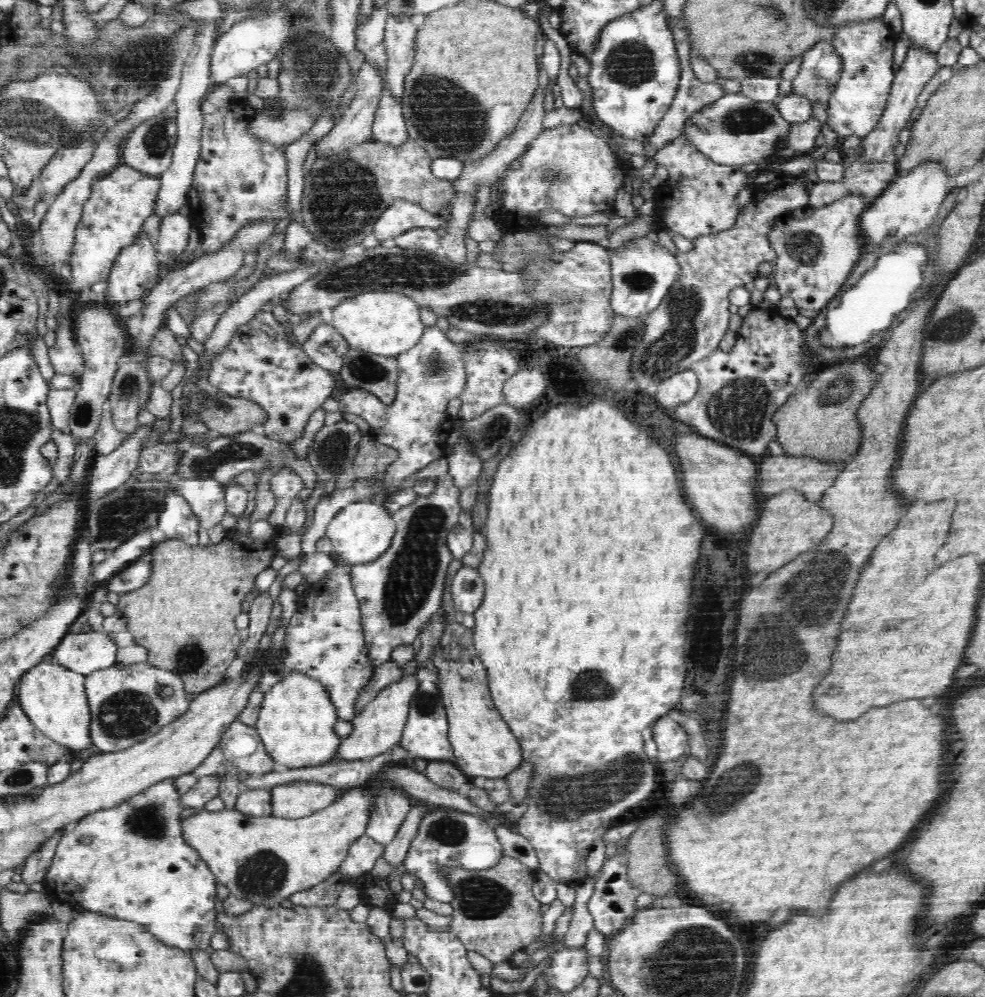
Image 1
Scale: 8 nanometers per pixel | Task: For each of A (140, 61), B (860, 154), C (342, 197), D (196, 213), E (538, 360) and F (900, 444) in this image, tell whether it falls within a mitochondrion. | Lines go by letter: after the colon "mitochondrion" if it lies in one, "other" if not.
A: mitochondrion
B: other
C: mitochondrion
D: other
E: other
F: other

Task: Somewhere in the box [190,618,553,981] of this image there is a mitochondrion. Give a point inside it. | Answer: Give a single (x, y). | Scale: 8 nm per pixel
(479, 898)

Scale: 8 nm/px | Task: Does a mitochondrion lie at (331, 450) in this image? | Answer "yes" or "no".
yes

